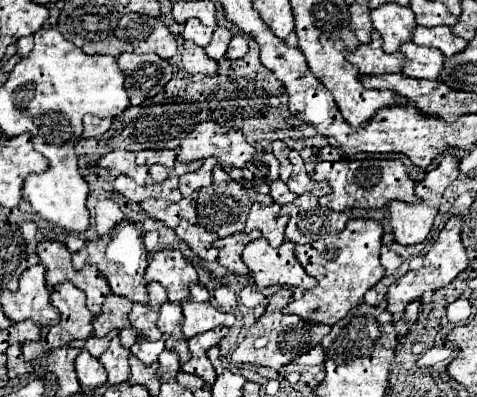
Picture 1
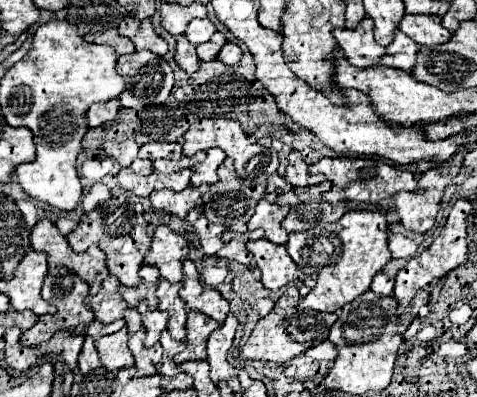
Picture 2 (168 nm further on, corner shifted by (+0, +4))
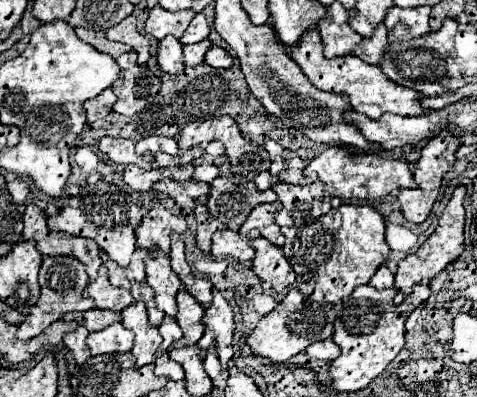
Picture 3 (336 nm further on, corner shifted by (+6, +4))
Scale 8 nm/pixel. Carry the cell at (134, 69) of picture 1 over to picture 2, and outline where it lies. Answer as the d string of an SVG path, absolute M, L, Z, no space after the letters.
M150 51L122 55L116 71L126 83L126 89L120 95L122 107L142 109L148 105L160 105L166 101L174 85L174 71L168 61Z

